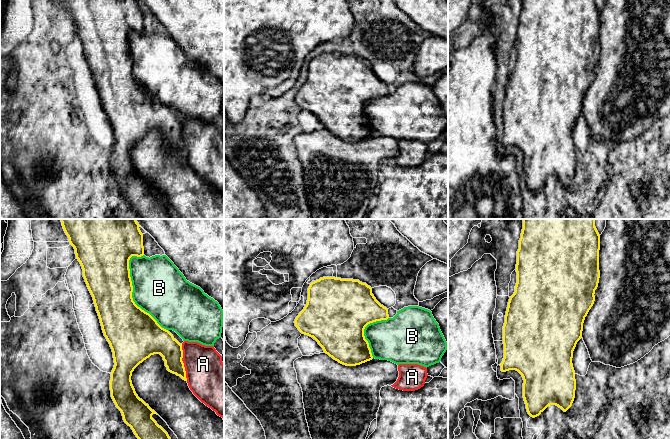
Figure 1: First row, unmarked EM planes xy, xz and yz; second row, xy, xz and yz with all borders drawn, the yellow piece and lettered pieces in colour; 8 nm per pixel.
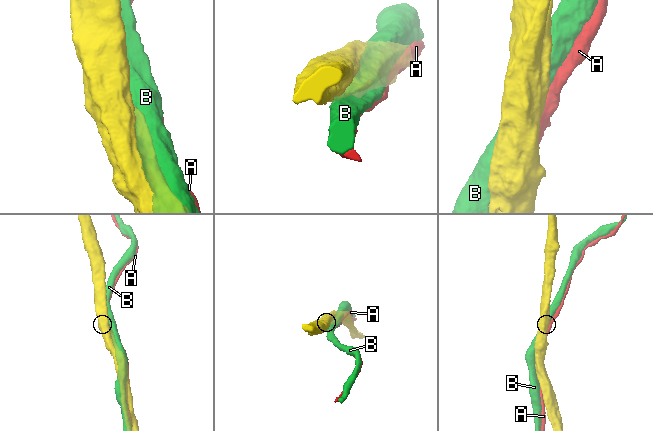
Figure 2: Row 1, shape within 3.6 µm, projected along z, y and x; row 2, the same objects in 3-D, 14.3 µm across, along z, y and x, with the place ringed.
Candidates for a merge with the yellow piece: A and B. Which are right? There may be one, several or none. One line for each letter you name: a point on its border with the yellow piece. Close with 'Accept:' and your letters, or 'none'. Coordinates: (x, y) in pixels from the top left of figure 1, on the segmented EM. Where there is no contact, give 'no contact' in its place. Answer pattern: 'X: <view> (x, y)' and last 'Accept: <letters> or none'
Accept: none

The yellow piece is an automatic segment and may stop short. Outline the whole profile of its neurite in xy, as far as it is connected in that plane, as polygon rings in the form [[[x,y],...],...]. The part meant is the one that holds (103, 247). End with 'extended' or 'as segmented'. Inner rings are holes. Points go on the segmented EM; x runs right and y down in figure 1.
[[[60,219],[63,229],[75,249],[76,258],[83,269],[83,277],[93,297],[104,336],[110,344],[114,358],[111,372],[111,397],[121,411],[124,422],[131,427],[138,439],[171,439],[168,433],[152,418],[157,414],[148,404],[138,397],[132,385],[131,376],[134,369],[151,355],[160,354],[167,370],[187,381],[183,358],[182,344],[173,335],[162,328],[147,312],[138,307],[132,298],[133,286],[130,277],[129,260],[132,256],[144,255],[143,234],[136,219]]]; as segmented

